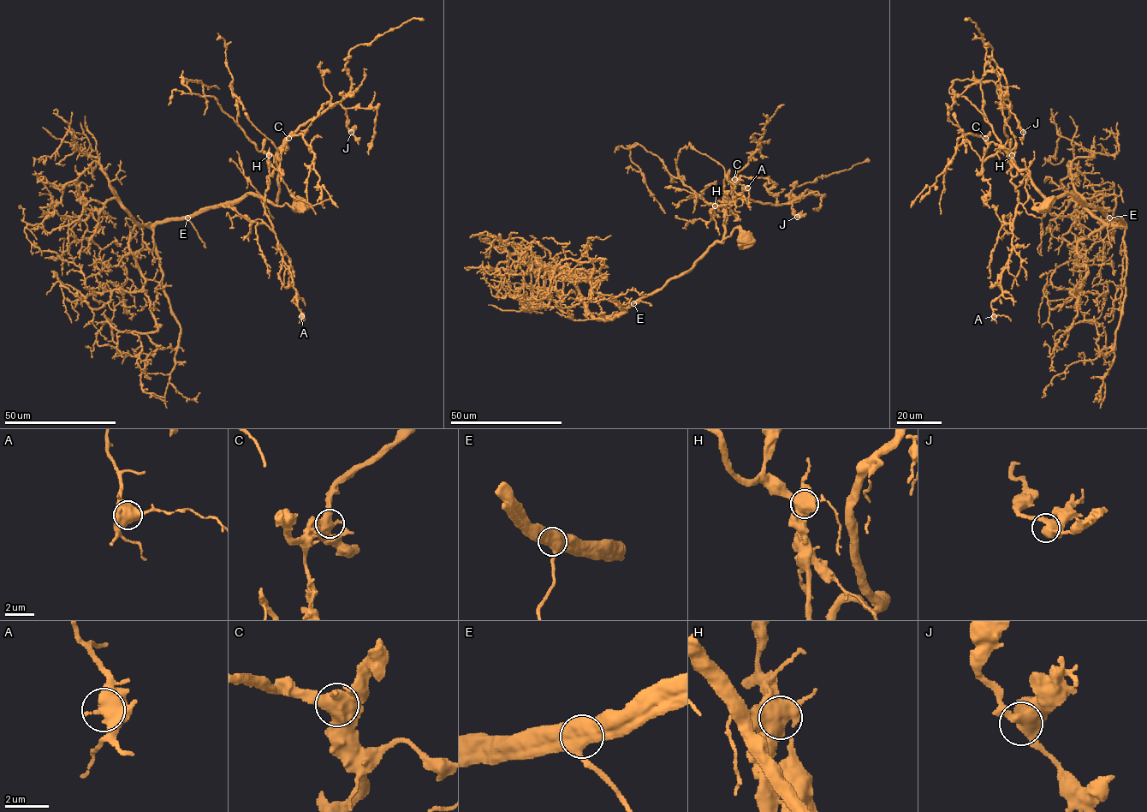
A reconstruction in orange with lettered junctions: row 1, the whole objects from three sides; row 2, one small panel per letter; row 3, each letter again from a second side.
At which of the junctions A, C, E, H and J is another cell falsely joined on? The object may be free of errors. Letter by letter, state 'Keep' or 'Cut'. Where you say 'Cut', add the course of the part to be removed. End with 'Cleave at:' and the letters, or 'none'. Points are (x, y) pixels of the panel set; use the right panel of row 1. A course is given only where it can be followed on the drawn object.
A: Keep
C: Keep
E: Keep
H: Keep
J: Keep
Cleave at: none

